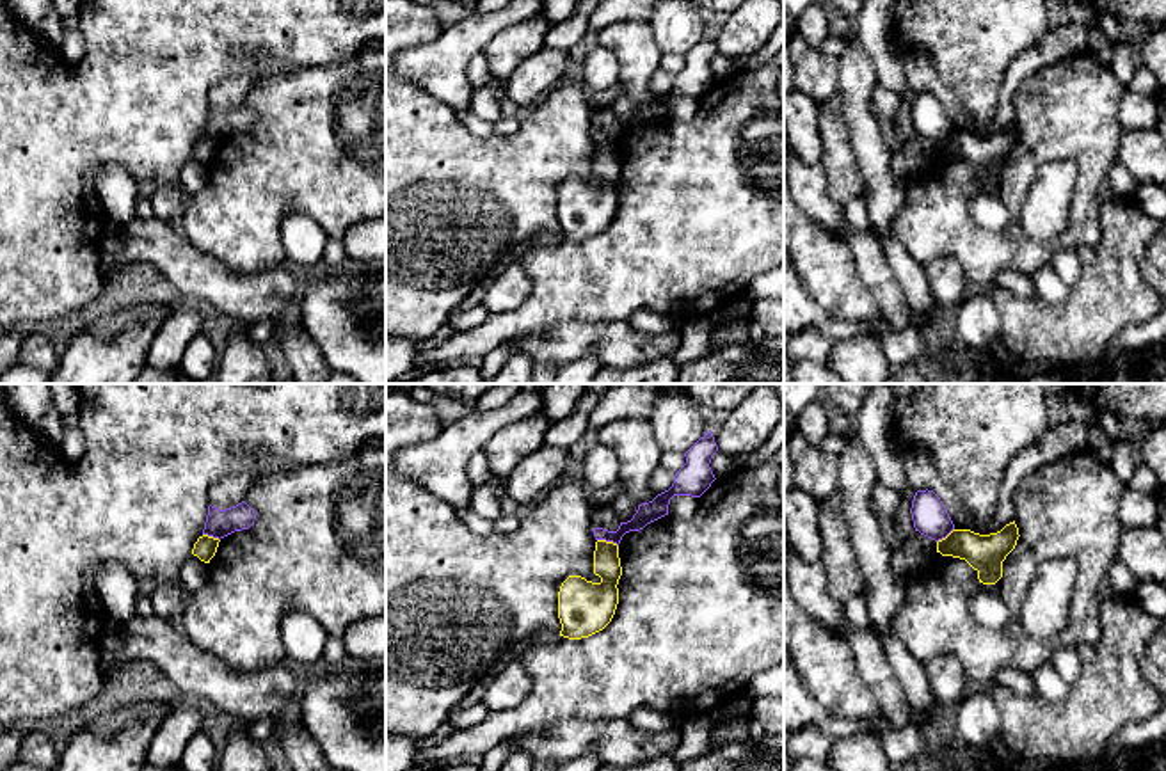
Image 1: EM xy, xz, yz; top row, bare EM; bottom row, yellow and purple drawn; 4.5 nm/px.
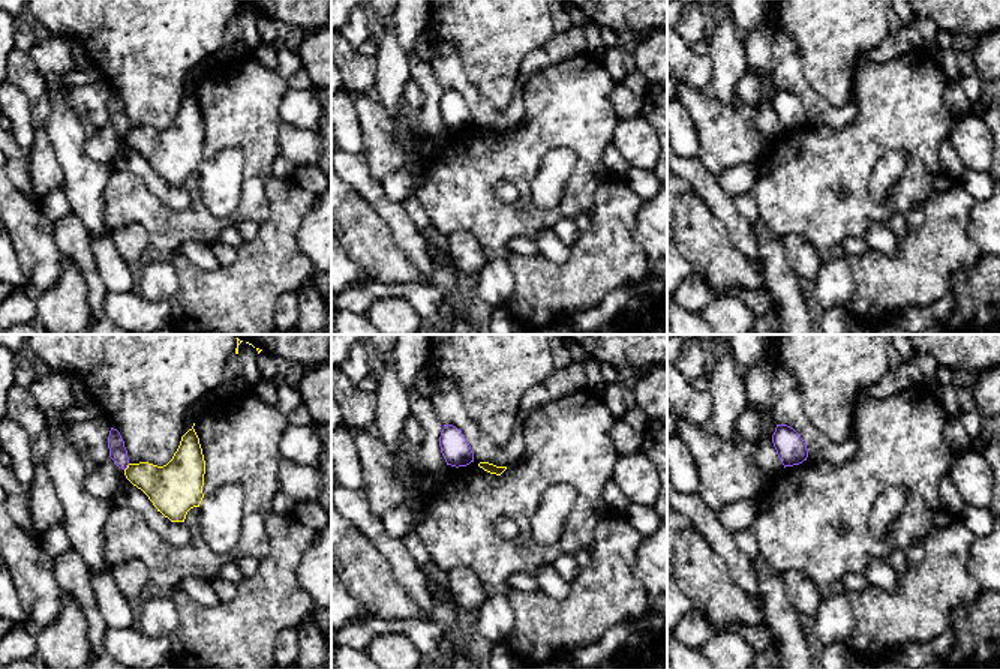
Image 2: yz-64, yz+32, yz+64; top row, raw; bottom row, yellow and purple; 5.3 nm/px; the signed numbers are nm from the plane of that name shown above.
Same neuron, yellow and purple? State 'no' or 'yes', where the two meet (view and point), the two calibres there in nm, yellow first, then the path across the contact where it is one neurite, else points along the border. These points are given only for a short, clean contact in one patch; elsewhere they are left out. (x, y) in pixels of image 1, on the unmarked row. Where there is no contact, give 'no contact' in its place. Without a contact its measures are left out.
no; contact xz (608, 144); calibres 140 and 100 nm; border xz (598, 141), (617, 148)

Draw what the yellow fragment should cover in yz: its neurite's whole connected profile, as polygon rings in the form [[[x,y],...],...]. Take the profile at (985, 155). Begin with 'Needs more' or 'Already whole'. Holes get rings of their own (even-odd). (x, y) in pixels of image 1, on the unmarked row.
Already whole. [[[1015,123],[990,137],[953,131],[937,144],[937,155],[965,162],[978,174],[979,185],[995,187],[1002,179],[1002,163],[1015,151],[1018,139]]]

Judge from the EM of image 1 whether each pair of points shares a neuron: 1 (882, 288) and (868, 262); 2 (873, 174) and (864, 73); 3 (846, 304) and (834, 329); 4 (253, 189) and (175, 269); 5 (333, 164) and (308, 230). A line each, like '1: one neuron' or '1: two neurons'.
1: one neuron
2: one neuron
3: two neurons
4: two neurons
5: two neurons

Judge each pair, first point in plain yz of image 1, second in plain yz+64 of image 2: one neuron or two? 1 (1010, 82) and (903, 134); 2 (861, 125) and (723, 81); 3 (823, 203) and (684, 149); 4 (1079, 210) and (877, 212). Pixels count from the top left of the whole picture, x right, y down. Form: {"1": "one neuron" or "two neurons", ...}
{"1": "two neurons", "2": "one neuron", "3": "two neurons", "4": "one neuron"}

